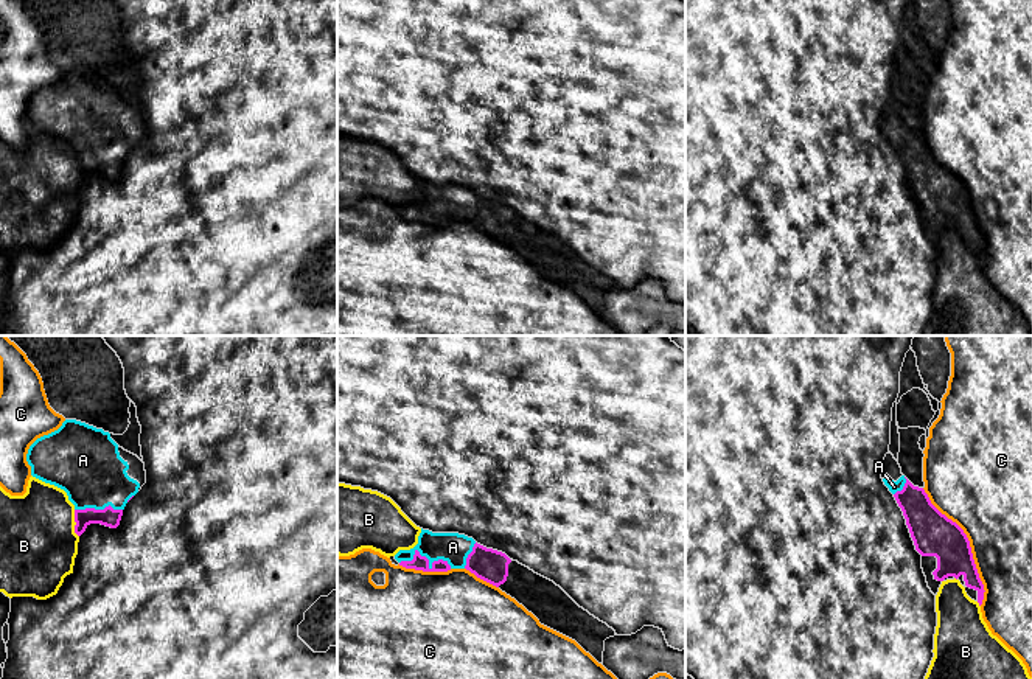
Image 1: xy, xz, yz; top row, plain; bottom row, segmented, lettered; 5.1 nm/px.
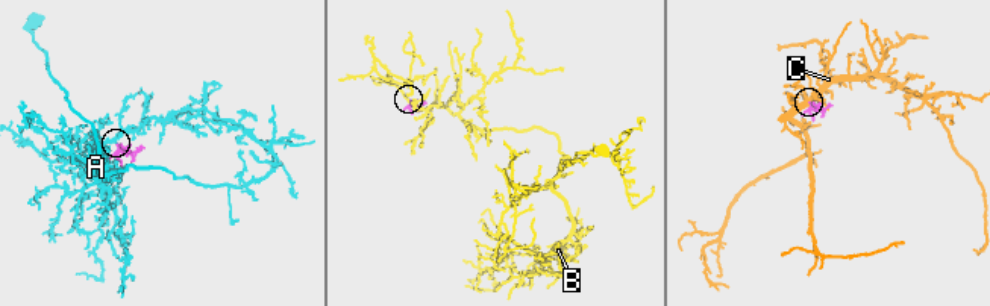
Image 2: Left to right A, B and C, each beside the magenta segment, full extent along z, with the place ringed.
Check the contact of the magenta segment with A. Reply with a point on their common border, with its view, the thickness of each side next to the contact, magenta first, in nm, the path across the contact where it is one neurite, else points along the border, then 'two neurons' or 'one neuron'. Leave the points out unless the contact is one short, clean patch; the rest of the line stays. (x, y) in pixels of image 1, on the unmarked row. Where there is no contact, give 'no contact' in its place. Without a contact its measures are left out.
meets magenta in xz at (425, 208); 80 nm thick on the magenta side, 160 nm on the other; one neuron

